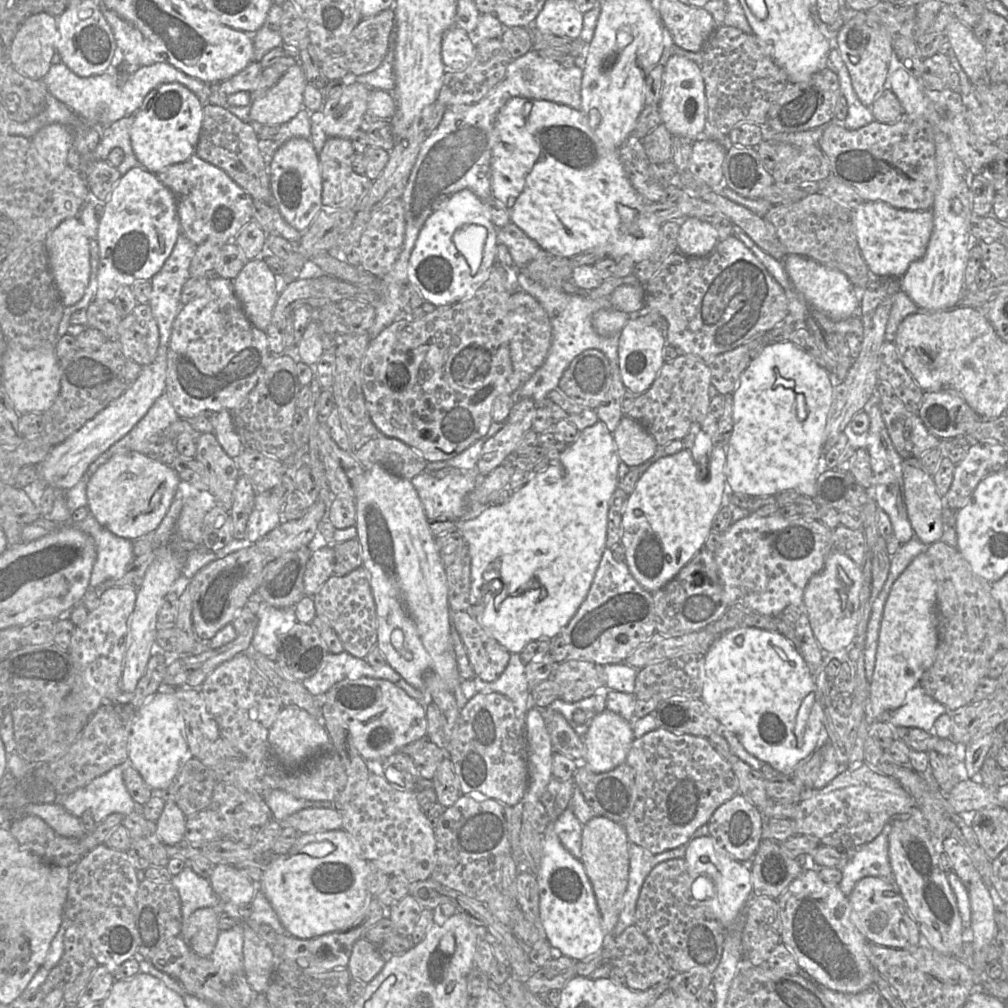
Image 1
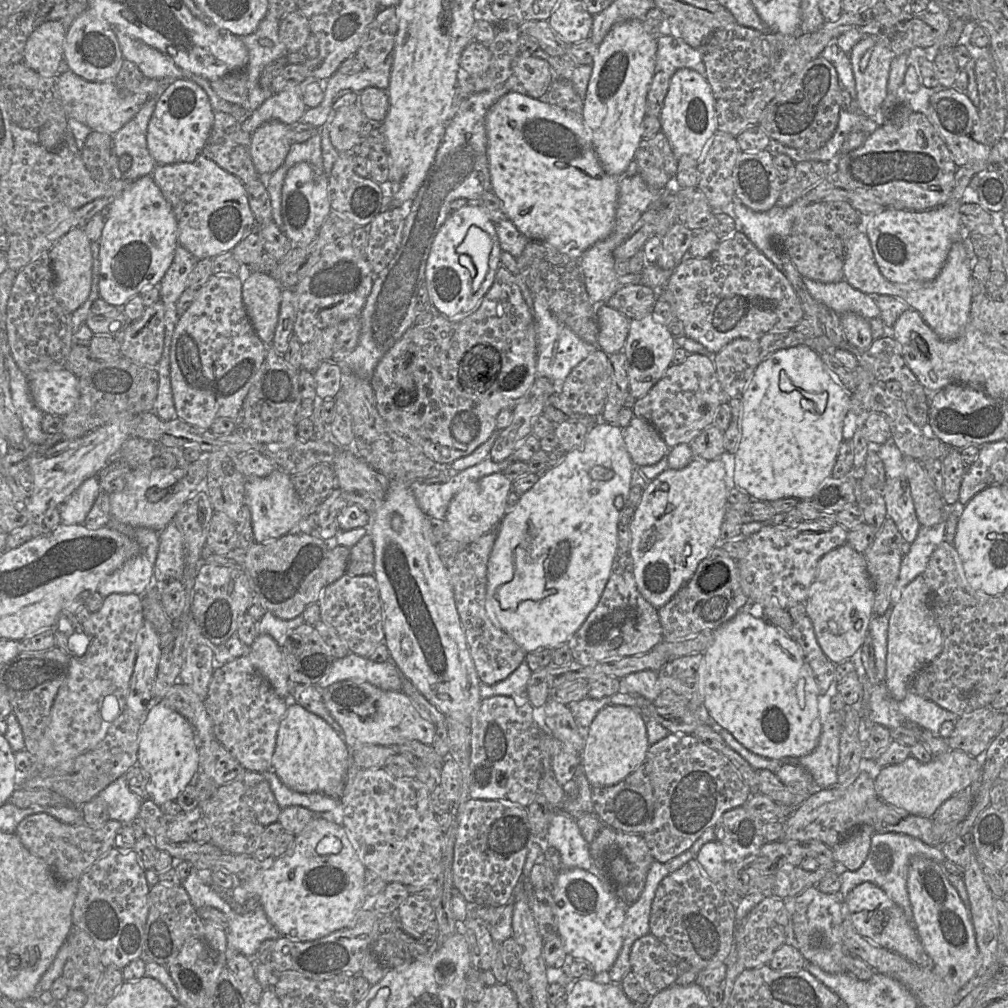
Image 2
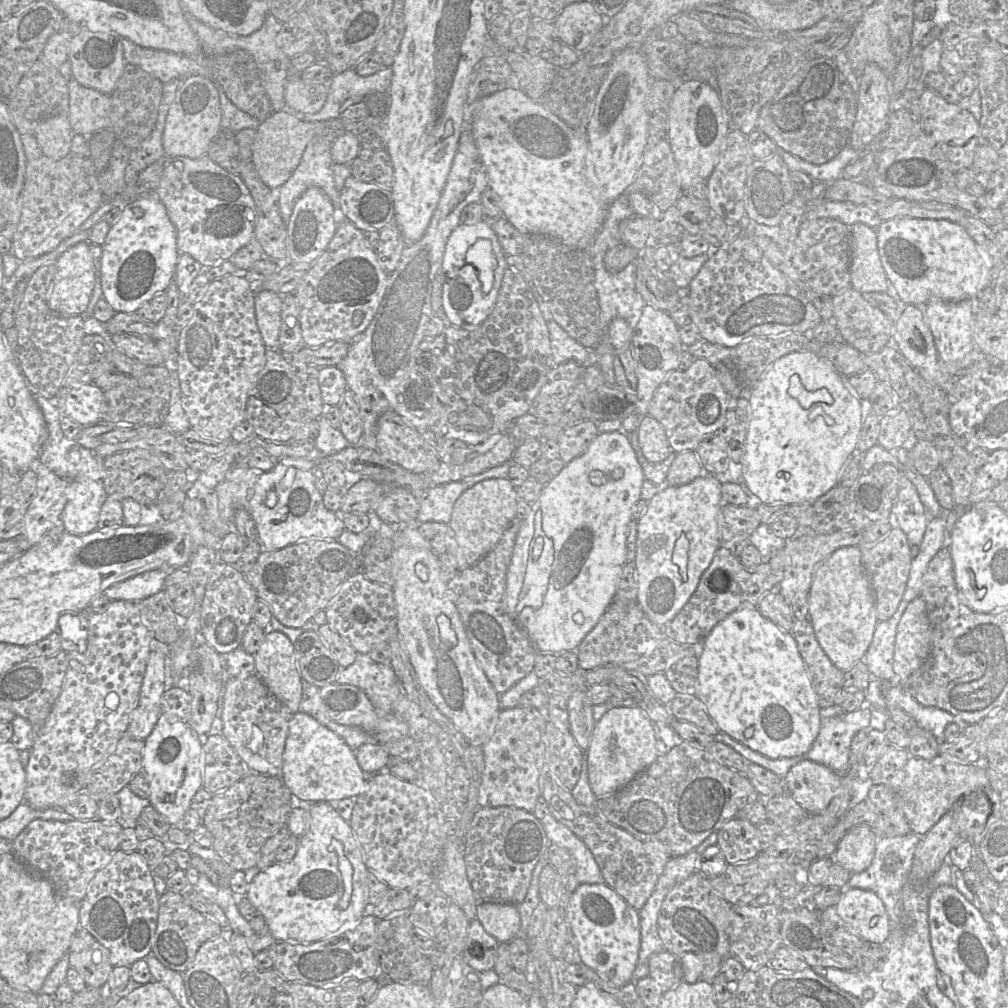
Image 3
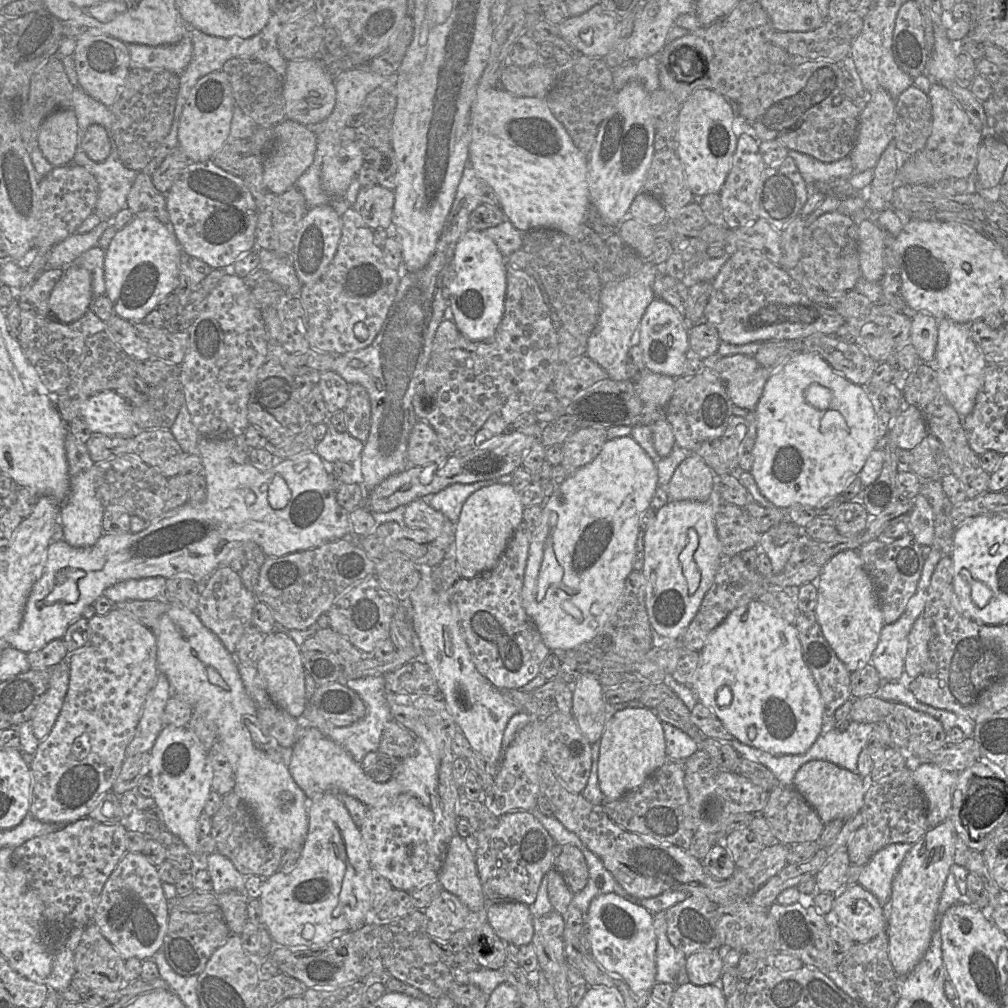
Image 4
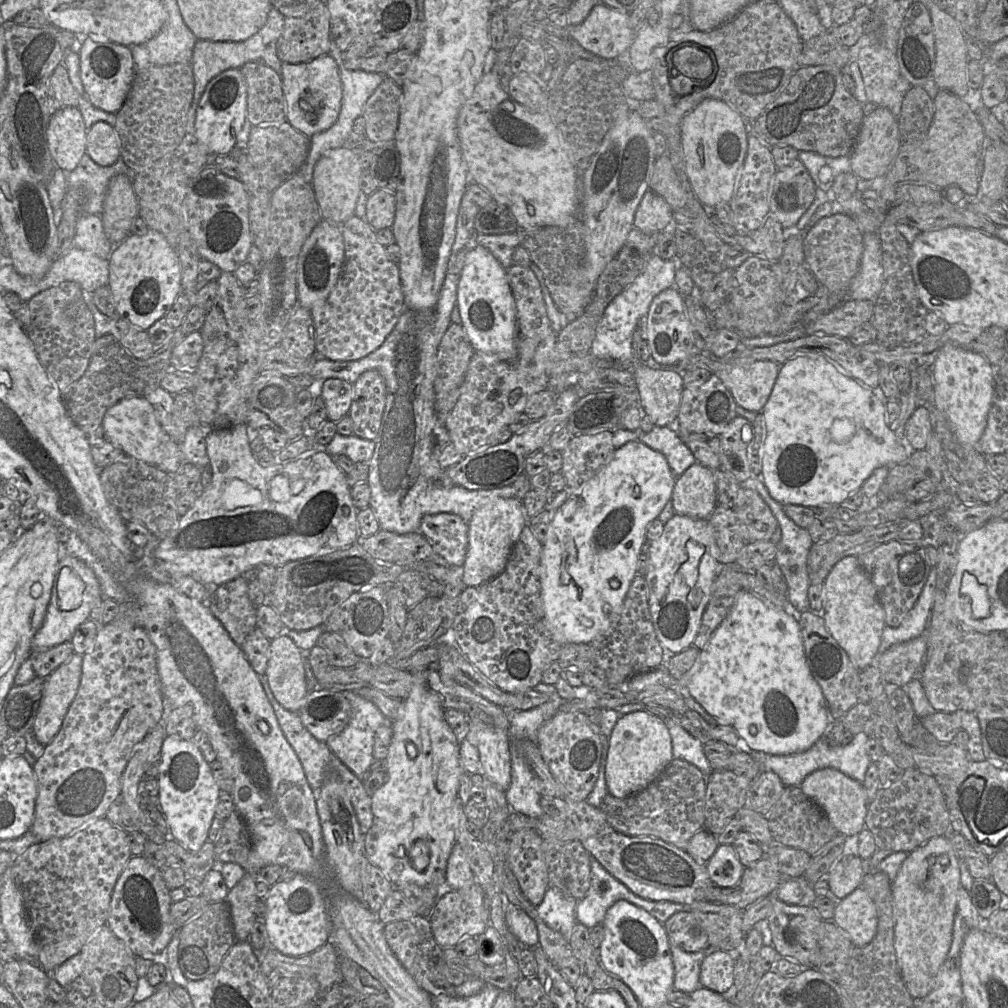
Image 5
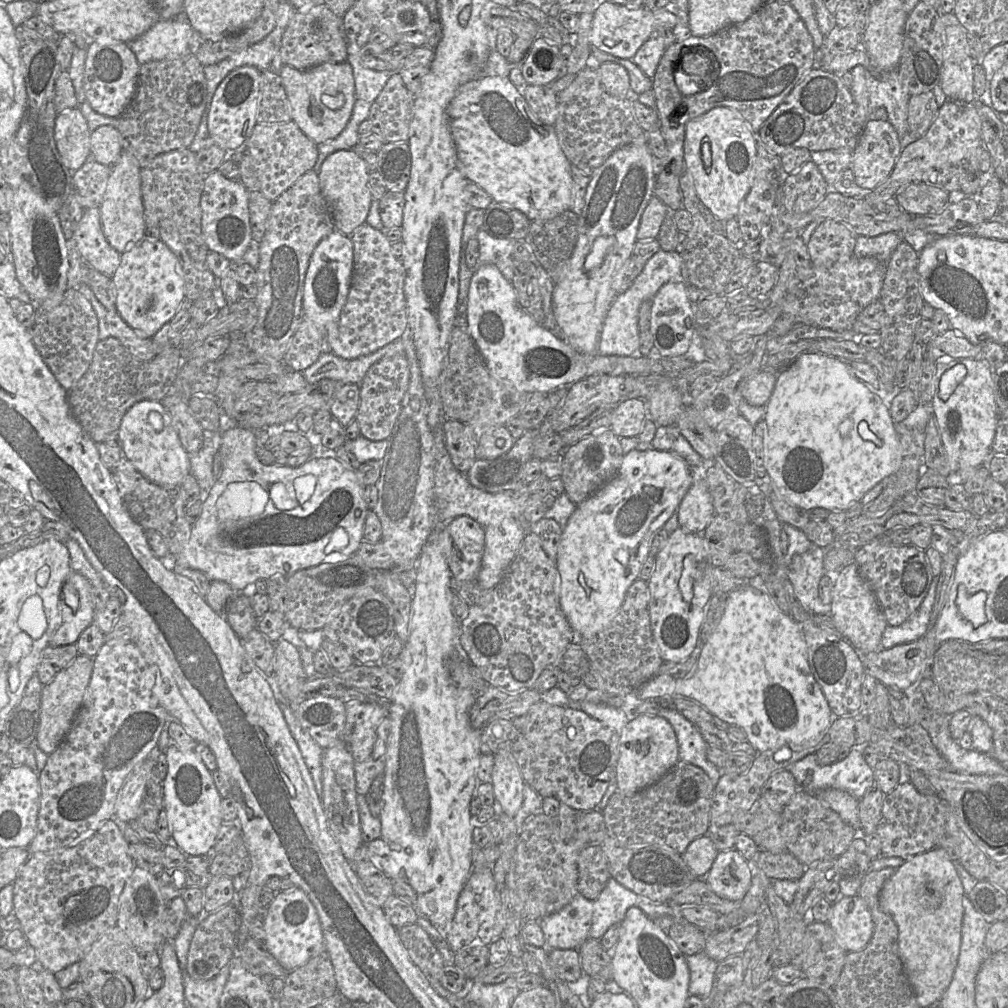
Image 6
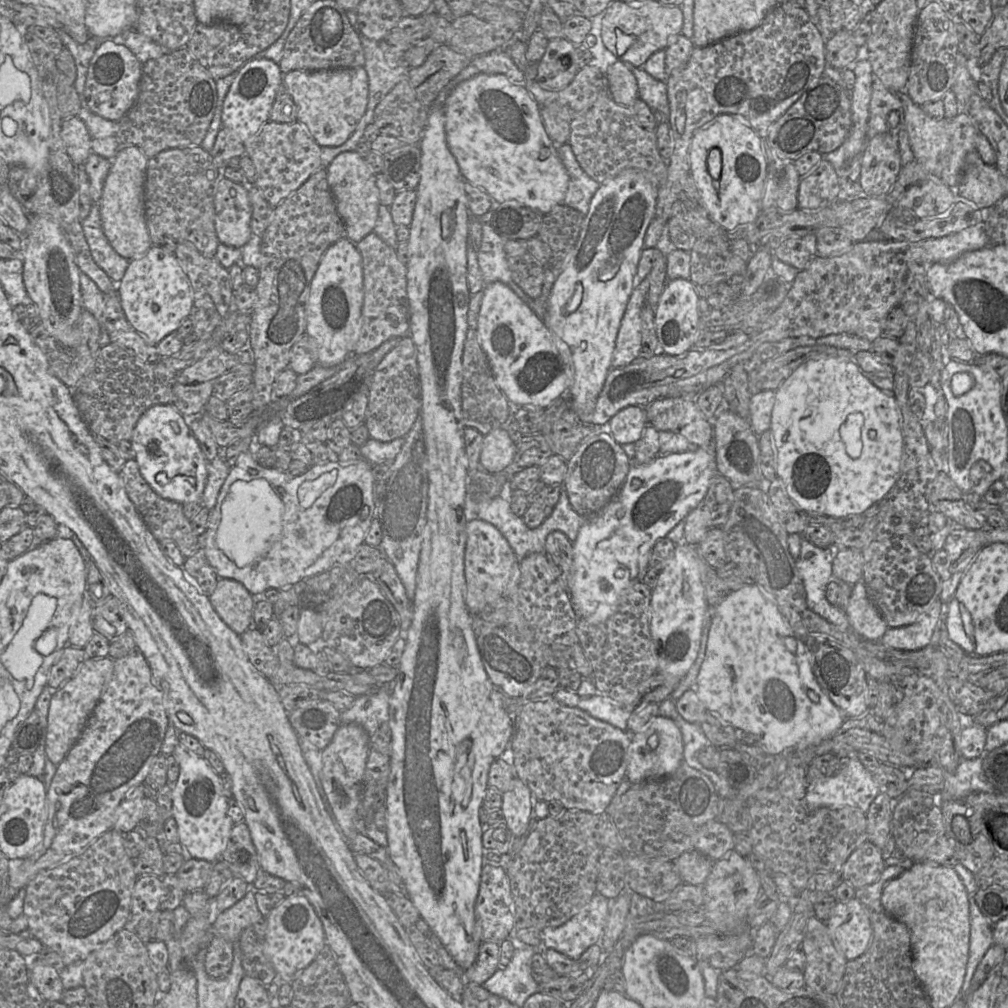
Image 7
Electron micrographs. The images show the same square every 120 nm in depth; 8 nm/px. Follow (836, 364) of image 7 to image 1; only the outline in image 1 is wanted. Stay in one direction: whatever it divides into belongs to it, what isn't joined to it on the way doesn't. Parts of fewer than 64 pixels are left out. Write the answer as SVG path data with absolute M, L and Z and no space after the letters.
M771 342L754 357L732 393L733 431L726 447L725 477L733 493L758 498L794 489L803 496L815 497L817 476L823 468L825 427L835 385L833 376L793 342Z

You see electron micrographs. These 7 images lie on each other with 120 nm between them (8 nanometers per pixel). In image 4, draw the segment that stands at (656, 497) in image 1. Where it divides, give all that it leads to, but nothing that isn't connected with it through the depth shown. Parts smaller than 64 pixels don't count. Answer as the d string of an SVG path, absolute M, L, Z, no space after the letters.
M718 494L708 501L669 501L656 511L654 522L644 532L644 564L641 573L645 584L646 610L657 637L679 640L713 583L722 556L715 525L715 514L722 502Z

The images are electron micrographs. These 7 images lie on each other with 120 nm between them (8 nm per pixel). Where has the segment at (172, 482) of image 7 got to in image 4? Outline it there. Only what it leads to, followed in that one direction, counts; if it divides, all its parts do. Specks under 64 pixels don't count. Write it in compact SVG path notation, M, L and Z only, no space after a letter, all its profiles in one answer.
M103 391L82 404L80 418L92 433L130 438L142 431L134 421L132 407L115 391Z

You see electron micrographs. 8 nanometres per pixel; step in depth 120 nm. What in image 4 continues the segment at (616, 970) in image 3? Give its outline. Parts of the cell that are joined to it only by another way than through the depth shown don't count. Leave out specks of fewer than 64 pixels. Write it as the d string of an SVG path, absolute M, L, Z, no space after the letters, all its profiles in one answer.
M607 893L592 900L584 914L584 923L589 928L591 952L604 969L619 974L633 994L650 993L657 982L653 914L617 894Z

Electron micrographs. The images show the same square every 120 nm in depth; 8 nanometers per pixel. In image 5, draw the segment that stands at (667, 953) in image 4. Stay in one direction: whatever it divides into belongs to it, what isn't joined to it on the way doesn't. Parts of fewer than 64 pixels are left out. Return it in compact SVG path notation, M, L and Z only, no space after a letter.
M671 942L670 950L674 965L673 987L687 994L701 988L700 968L707 951L685 952Z

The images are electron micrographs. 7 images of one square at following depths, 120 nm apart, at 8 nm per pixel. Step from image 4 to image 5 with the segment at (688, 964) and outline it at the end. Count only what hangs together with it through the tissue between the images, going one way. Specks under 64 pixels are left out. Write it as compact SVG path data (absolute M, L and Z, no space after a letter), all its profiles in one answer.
M708 949L701 968L701 986L720 995L734 992L735 953L719 949Z

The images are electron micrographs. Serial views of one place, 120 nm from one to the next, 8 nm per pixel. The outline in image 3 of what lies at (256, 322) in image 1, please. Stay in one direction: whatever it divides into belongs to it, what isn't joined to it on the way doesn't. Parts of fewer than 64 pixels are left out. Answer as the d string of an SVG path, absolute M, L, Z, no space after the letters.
M269 290L255 292L256 321L266 348L278 349L282 297Z

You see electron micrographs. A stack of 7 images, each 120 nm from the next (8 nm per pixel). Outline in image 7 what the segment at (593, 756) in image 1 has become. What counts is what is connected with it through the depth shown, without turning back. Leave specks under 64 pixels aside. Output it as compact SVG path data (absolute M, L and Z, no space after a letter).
M651 718L640 732L631 734L625 778L633 785L672 774L683 761L683 740L680 729L669 718Z

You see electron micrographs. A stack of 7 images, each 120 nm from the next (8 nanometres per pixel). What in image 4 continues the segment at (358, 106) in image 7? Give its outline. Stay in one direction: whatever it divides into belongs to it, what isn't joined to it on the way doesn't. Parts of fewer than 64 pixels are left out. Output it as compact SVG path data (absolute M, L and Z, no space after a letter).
M317 57L288 61L282 84L287 119L311 125L326 119L332 113L336 101L335 84Z

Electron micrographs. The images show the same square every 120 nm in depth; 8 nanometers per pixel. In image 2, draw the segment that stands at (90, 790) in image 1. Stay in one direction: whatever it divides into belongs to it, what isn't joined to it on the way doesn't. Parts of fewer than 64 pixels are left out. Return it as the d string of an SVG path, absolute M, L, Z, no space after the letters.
M125 775L119 777L104 790L98 797L105 800L108 806L109 818L128 825L139 814L142 800L128 788Z

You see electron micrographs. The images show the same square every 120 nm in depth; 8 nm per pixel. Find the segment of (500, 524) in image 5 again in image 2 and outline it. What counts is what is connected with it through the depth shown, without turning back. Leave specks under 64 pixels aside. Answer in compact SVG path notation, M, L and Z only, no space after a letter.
M493 473L468 484L450 502L446 521L449 526L448 538L463 546L474 542L484 534L497 529L507 513L507 498L512 491L512 482L504 473Z

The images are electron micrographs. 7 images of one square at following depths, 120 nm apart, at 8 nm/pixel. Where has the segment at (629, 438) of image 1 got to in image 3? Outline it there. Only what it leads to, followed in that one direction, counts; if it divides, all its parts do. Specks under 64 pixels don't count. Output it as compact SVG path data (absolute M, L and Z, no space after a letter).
M652 416L639 421L637 433L641 451L649 462L660 463L674 451L663 426Z

